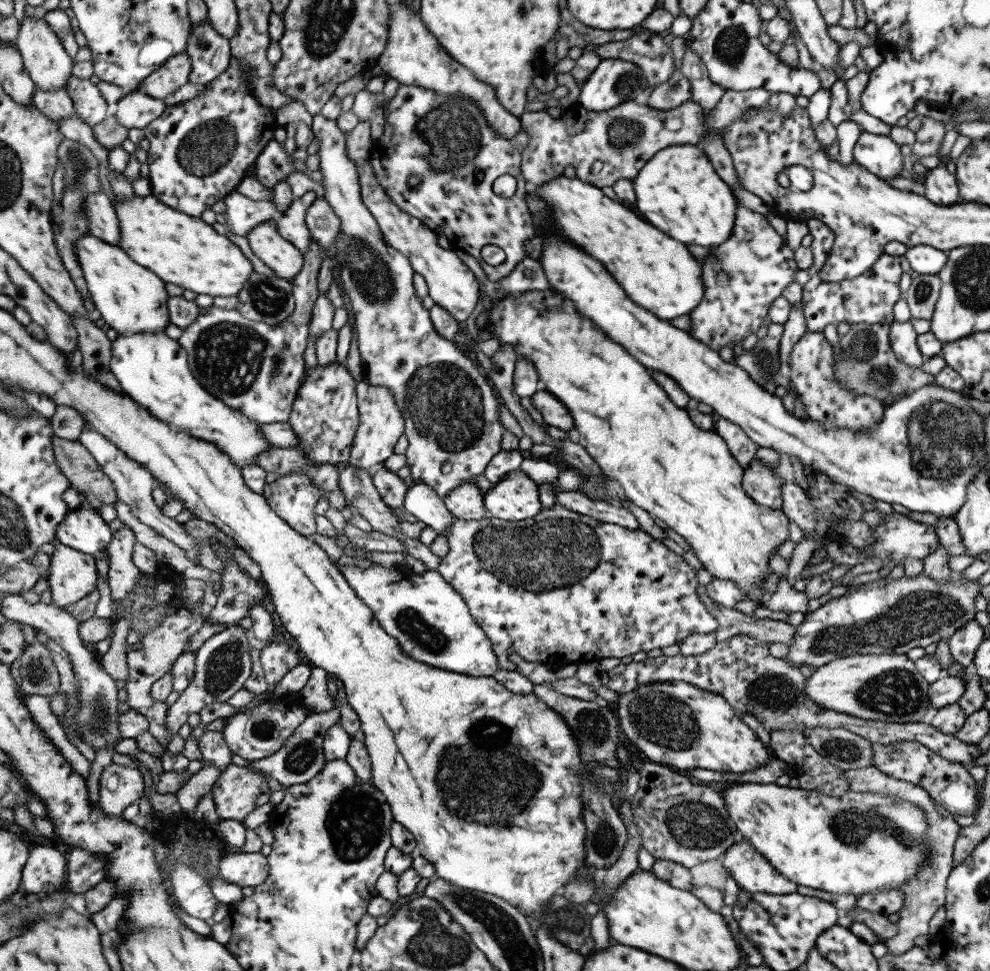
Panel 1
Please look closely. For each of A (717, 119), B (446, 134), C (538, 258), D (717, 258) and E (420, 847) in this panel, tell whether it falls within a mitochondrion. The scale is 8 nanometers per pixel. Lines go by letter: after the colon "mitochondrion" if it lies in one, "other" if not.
A: other
B: mitochondrion
C: other
D: mitochondrion
E: other

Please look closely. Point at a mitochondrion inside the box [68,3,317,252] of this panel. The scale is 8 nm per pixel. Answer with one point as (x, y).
(209, 146)

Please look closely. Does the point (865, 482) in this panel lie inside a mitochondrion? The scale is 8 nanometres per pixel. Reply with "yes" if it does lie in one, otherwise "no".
no

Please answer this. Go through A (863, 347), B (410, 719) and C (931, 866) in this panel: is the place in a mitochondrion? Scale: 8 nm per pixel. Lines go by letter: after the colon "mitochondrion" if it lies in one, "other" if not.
A: mitochondrion
B: other
C: mitochondrion

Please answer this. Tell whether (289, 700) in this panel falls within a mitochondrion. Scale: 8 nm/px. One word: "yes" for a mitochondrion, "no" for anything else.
no

